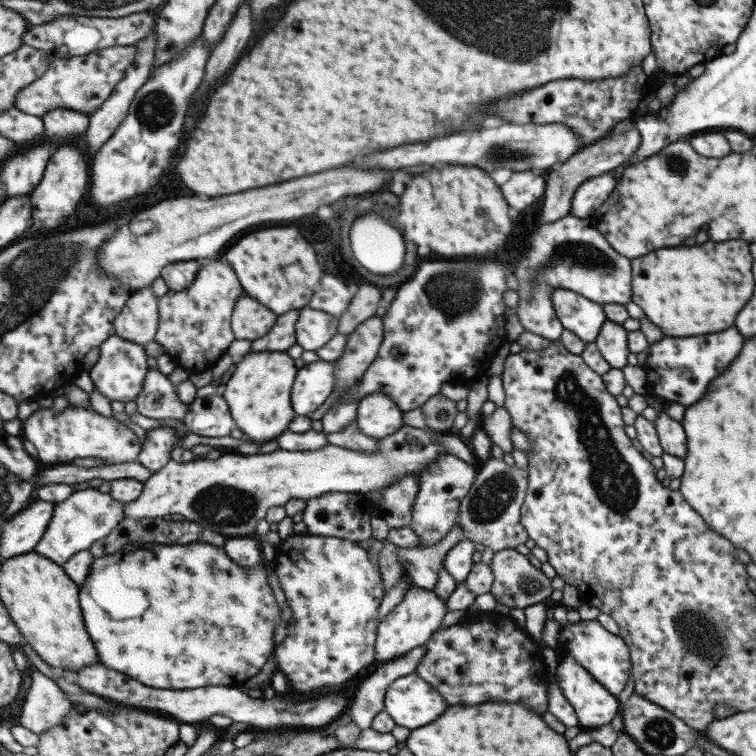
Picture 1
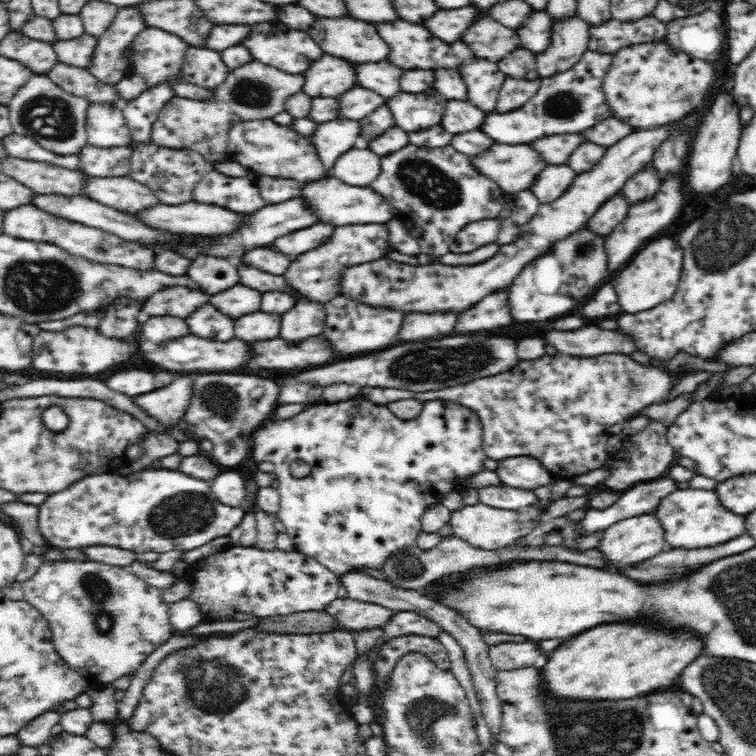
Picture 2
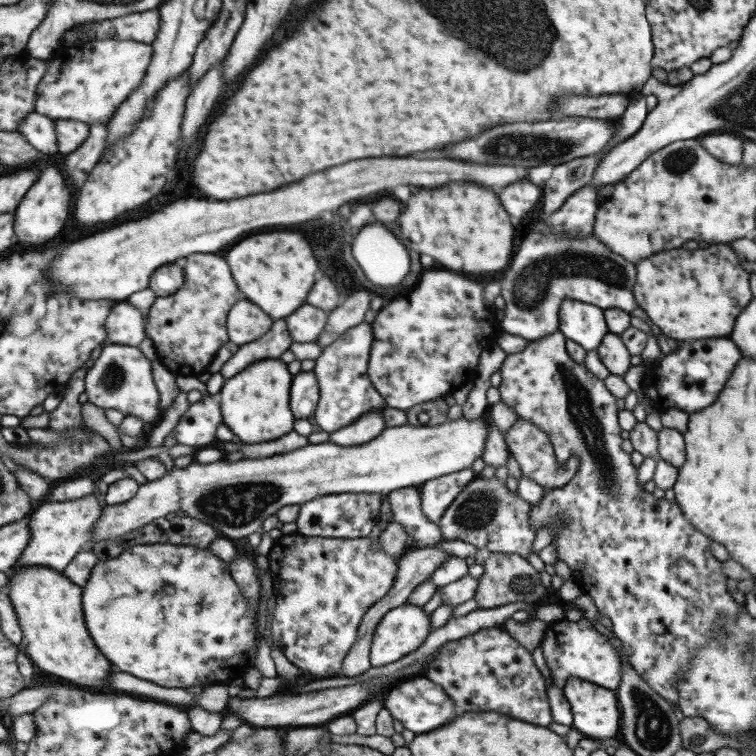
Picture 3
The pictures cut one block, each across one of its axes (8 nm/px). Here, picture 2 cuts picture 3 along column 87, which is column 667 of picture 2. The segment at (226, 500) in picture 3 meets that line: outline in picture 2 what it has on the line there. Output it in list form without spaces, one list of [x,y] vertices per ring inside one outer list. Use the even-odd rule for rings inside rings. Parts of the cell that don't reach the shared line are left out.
[[[655,512],[626,518],[612,524],[605,530],[604,538],[598,547],[598,550],[602,551],[610,559],[610,566],[604,569],[617,572],[616,567],[636,564],[636,562],[642,562],[660,554],[660,552],[668,549],[665,535],[664,525],[662,525],[660,517]]]

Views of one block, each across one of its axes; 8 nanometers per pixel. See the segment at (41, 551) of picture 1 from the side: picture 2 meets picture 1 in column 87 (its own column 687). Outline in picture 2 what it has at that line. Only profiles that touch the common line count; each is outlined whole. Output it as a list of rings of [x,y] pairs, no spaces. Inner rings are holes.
[[[676,490],[664,498],[655,513],[660,517],[668,548],[698,549],[718,546],[747,532],[746,516],[722,506],[716,490]]]

